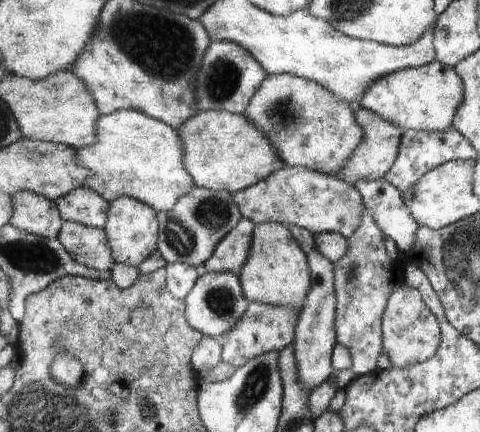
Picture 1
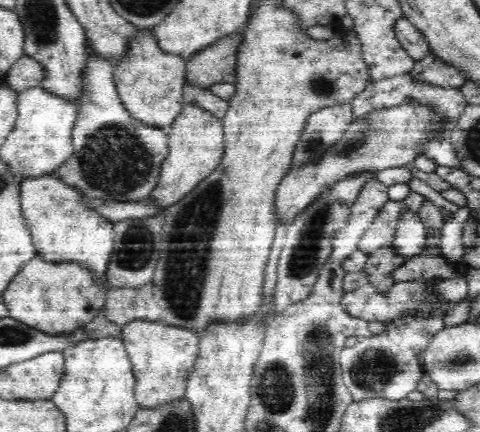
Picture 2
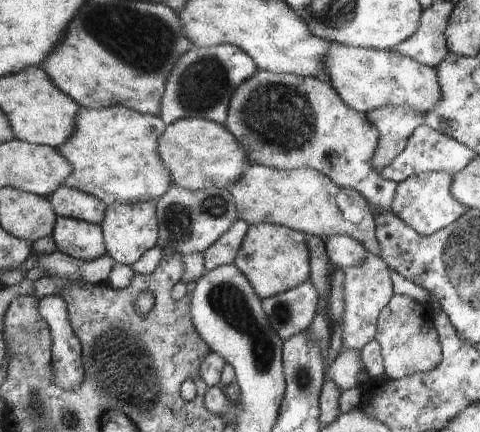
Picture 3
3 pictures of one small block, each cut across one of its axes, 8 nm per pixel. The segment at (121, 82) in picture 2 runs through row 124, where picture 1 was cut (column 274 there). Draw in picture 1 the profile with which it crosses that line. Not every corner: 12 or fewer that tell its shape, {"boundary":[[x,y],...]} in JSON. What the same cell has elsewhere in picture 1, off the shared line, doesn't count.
{"boundary":[[244,115],[177,128],[196,187],[240,193],[284,166]]}

